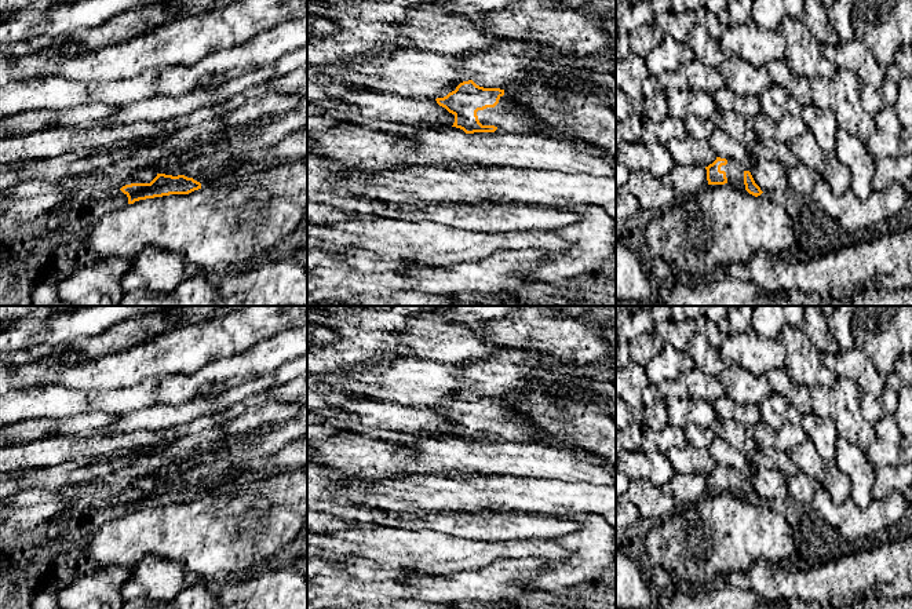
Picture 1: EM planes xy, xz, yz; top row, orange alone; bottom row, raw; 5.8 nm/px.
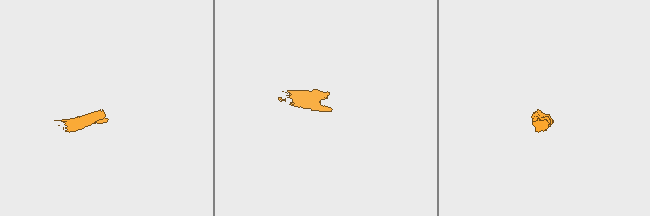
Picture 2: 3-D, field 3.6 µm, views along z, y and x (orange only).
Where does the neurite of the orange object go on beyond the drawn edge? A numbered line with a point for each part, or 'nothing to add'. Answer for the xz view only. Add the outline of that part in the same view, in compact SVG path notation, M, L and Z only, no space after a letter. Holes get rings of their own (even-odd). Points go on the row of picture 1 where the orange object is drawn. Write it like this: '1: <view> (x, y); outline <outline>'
1: xz (507, 116); outline M504 90L504 95L495 107L478 110L477 116L482 125L495 125L504 132L544 132L541 124L517 105L508 90Z

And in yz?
1: yz (734, 172); outline M727 160L727 164L722 165L721 171L726 172L727 183L730 186L733 186L738 190L745 190L744 169L738 163Z

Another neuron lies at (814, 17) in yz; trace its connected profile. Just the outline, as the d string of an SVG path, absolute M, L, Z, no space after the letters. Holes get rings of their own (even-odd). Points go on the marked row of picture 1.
M805 0L802 23L811 32L818 44L838 45L840 37L828 19L828 12L821 0Z

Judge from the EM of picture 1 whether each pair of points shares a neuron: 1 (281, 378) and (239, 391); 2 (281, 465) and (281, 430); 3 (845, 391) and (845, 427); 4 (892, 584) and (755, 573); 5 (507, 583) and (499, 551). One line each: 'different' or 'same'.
1: same
2: different
3: same
4: same
5: different

